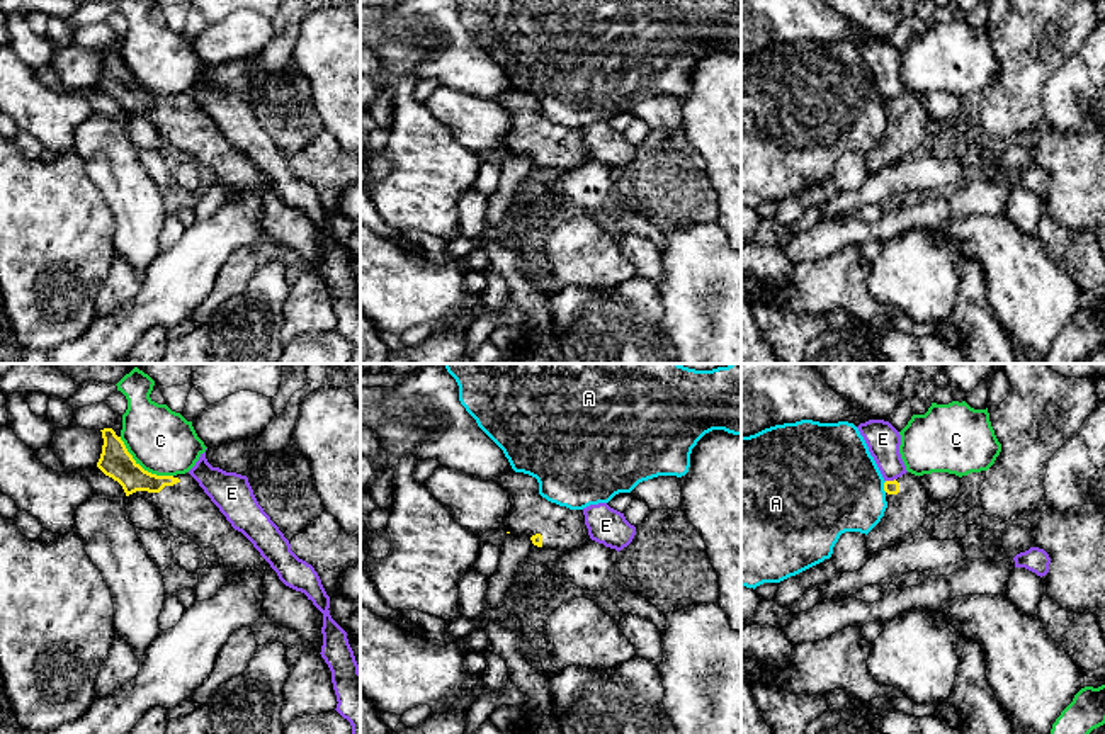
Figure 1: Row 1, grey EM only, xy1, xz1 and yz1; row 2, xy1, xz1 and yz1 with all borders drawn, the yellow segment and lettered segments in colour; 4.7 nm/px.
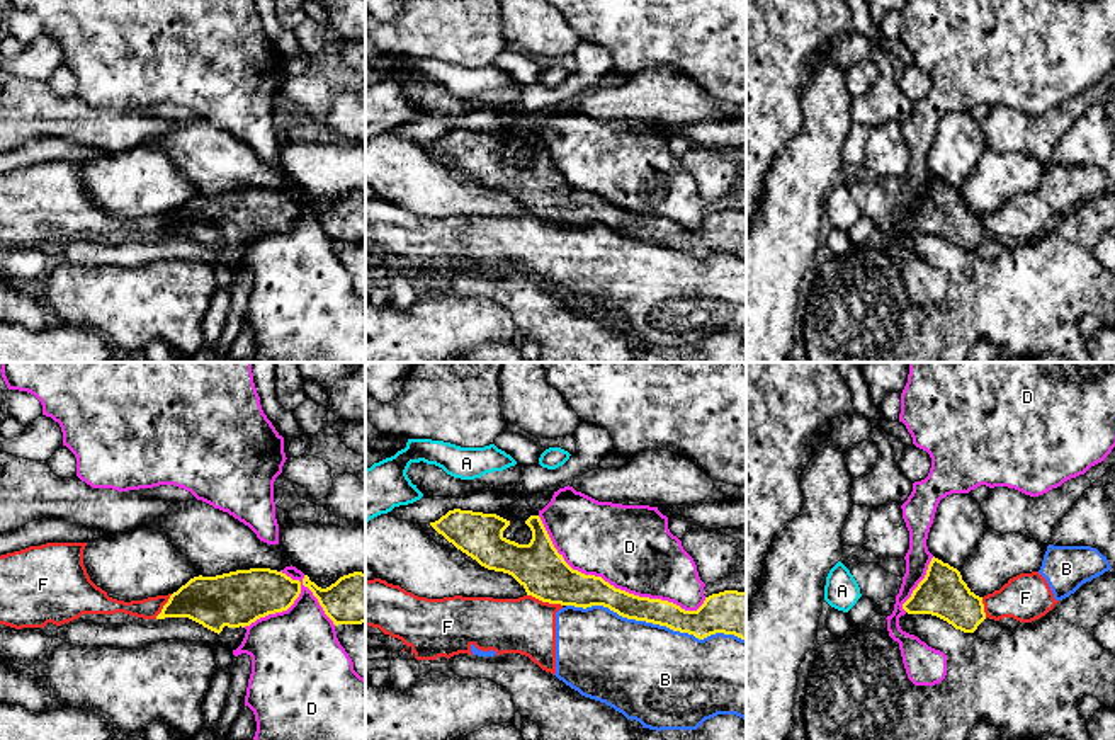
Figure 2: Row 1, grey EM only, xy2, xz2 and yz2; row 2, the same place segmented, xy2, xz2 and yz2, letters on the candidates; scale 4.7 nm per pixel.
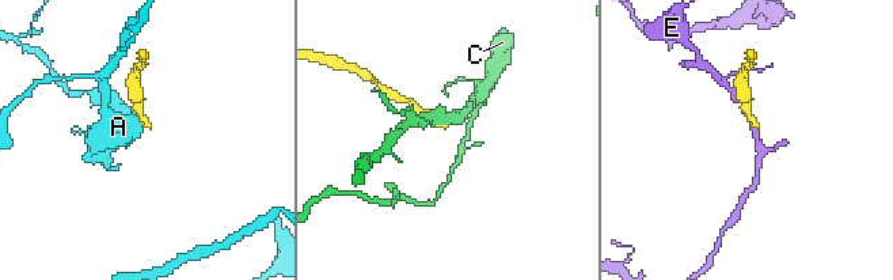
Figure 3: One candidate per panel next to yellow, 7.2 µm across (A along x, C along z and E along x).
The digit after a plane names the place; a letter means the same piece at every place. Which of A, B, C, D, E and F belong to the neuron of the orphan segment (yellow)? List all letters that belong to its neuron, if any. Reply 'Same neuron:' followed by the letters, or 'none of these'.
Same neuron: none of these

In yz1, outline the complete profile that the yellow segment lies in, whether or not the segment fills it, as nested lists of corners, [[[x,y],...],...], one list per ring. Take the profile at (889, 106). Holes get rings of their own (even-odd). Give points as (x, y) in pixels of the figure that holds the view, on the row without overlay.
[[[906,92],[884,102],[887,127],[881,141],[865,155],[869,173],[901,163],[923,148],[930,116],[920,97]]]

